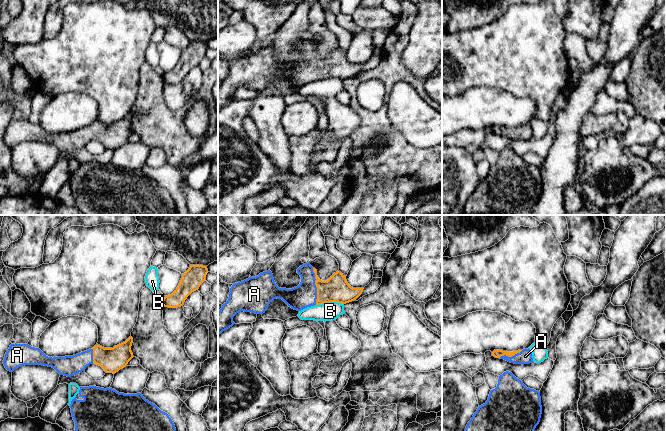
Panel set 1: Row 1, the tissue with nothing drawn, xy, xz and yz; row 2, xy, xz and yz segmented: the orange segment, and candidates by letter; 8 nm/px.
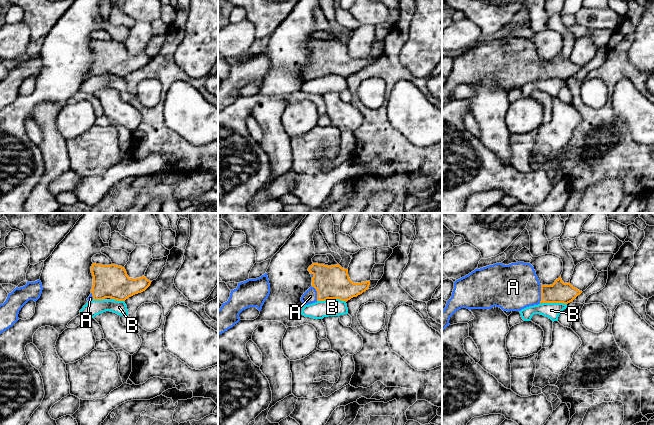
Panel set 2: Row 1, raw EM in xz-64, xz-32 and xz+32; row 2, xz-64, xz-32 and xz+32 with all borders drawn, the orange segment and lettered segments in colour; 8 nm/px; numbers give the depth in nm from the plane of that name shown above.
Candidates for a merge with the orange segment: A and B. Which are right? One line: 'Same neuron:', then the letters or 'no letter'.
Same neuron: A

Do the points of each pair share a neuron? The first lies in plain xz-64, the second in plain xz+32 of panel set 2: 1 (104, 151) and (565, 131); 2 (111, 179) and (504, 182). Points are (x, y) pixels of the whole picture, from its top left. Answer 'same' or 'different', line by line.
1: different
2: same

